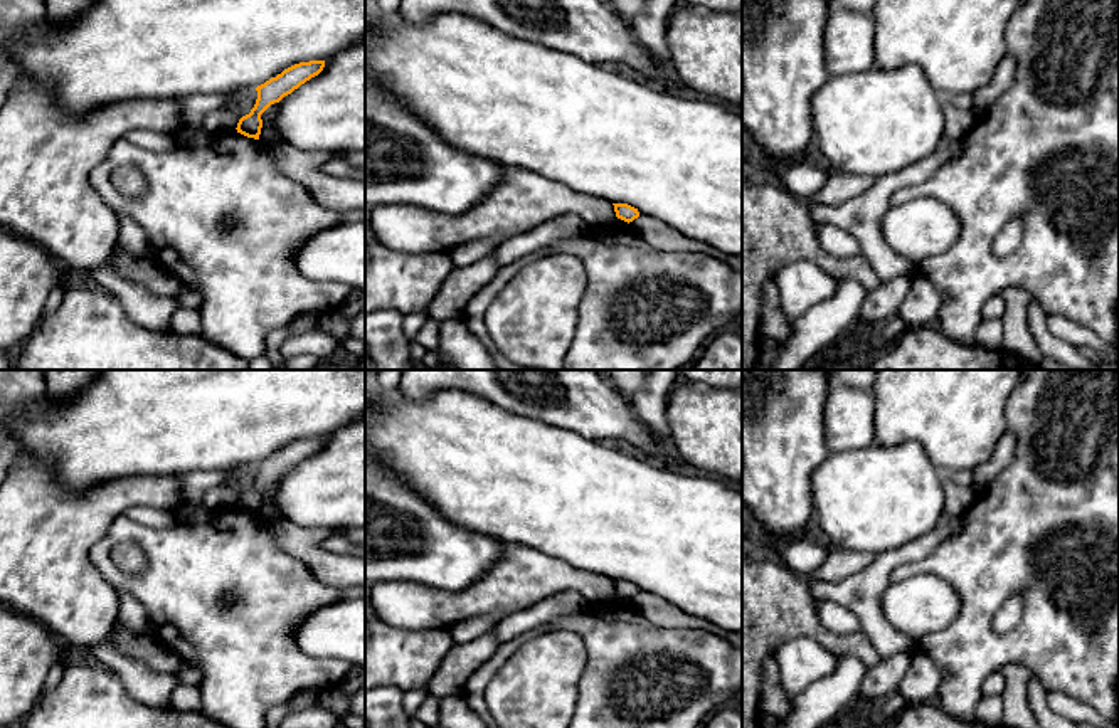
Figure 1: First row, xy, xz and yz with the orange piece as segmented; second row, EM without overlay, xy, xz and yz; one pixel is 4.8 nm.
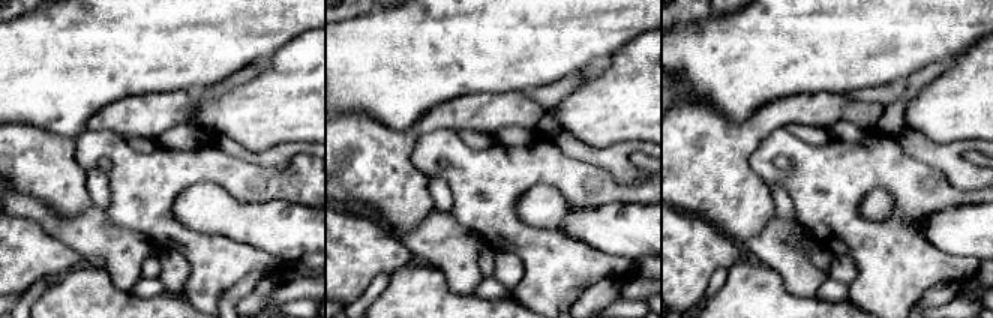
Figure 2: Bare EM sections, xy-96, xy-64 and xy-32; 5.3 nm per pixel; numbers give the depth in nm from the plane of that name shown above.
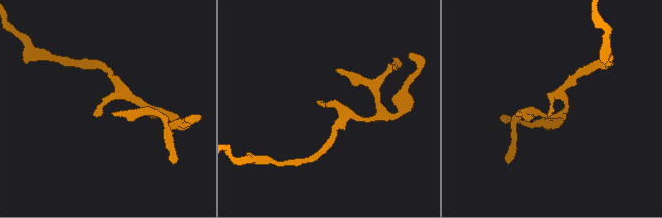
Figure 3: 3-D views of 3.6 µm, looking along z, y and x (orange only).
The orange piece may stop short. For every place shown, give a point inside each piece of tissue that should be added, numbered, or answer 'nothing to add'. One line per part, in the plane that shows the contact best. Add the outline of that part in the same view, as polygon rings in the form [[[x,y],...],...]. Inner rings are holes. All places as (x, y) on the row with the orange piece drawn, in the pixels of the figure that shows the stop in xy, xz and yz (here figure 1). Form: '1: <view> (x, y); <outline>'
nothing to add

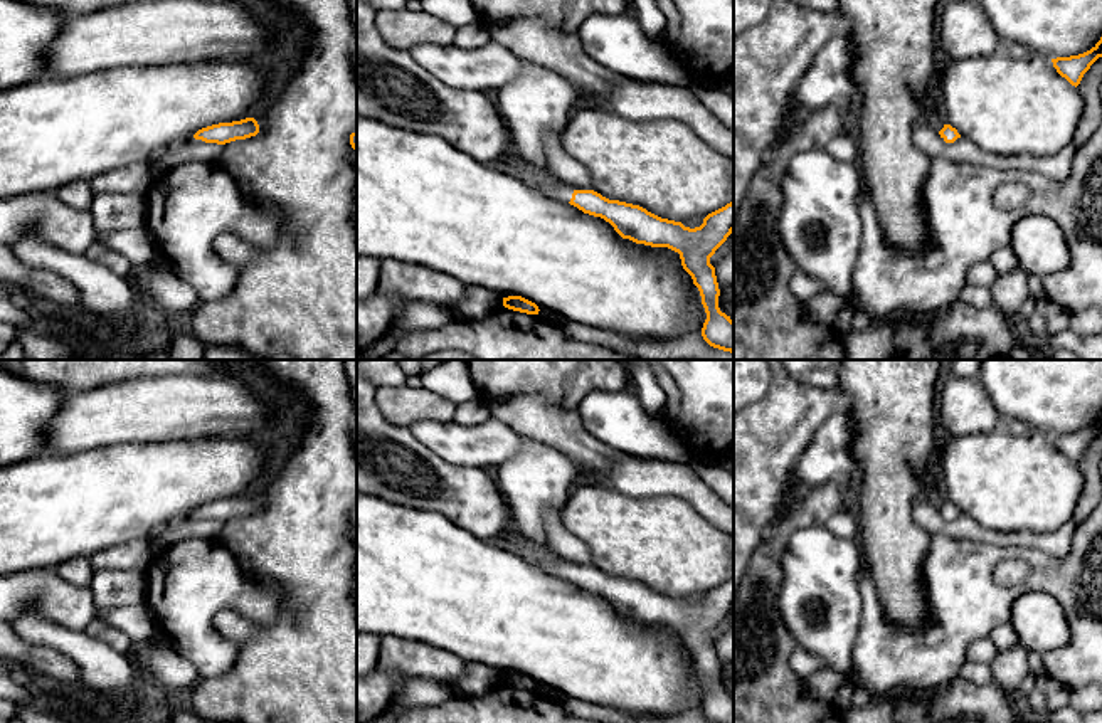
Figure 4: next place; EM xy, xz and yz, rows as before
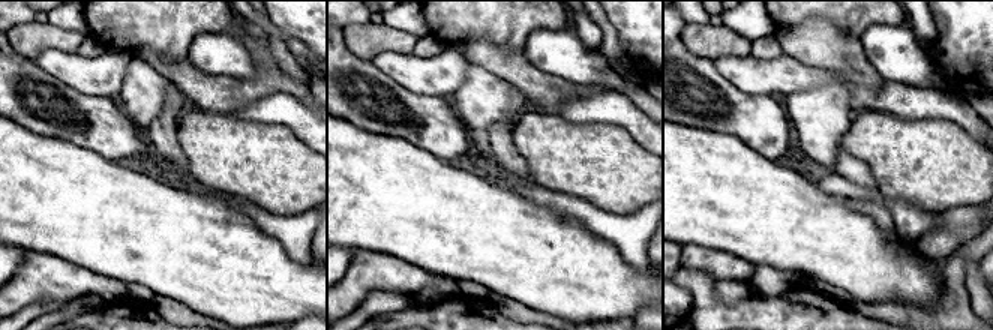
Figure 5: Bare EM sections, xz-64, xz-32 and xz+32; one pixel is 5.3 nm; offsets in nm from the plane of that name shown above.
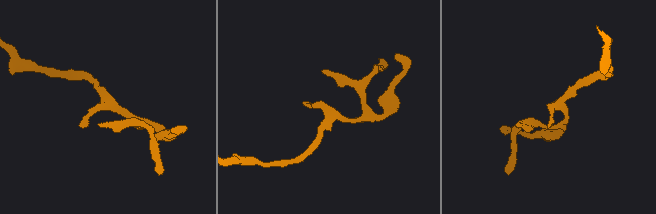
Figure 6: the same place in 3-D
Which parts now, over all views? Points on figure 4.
1: xz (561, 192); [[[548,183],[545,187],[540,188],[545,195],[555,198],[555,200],[560,200],[560,202],[565,202],[569,203],[570,198],[572,198],[572,193],[574,190],[567,185],[562,185],[562,183]]]

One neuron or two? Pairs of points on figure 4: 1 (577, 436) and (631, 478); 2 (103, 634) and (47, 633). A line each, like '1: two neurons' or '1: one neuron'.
1: two neurons
2: two neurons

